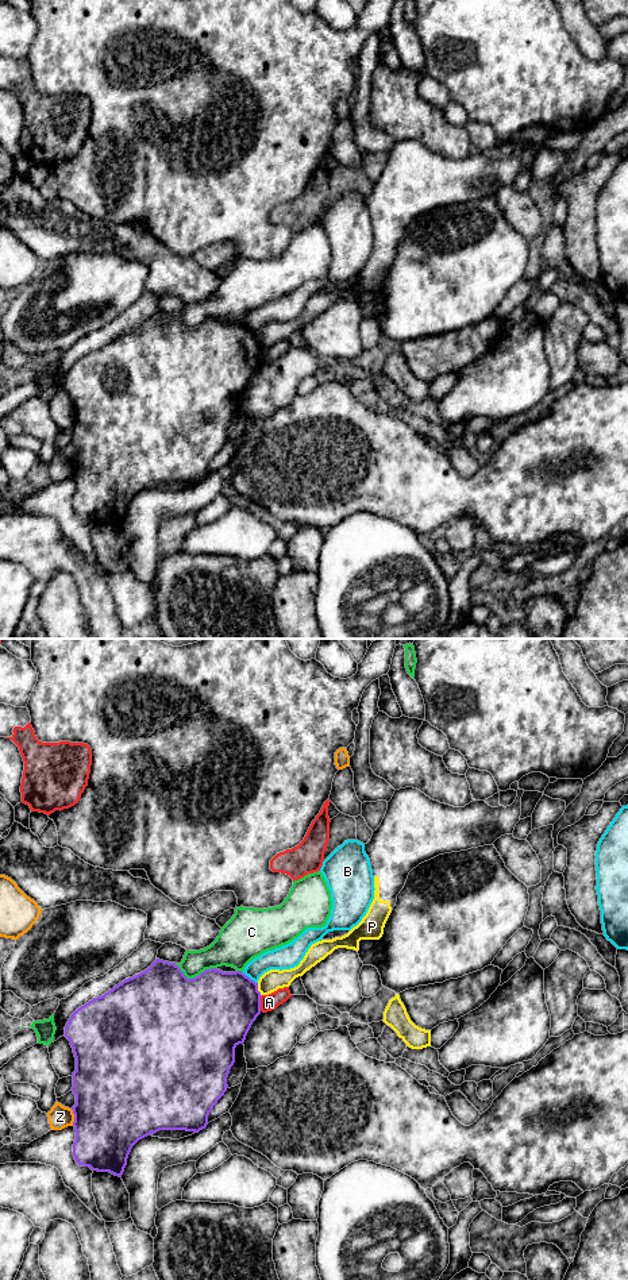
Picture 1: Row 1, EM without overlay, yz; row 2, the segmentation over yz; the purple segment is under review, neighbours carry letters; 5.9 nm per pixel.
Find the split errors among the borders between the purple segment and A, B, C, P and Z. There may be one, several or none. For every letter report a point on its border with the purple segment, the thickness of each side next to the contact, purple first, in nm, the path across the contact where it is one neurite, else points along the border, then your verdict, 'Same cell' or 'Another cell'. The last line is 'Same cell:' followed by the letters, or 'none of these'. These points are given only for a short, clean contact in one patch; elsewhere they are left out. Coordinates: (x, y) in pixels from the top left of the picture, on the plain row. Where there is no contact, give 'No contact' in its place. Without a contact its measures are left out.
A: Touches purple at yz (259, 355). Thickness 440 nm (purple) against 100 nm. Another cell
B: Touches purple at yz (249, 330). Thickness 440 nm (purple) against 140 nm. Another cell
C: Touches purple at yz (195, 330). Thickness 500 nm (purple) against 180 nm. Another cell
P: Touches purple at yz (257, 342). Thickness 440 nm (purple) against 120 nm. Another cell
Z: Touches purple at yz (74, 469). Thickness 480 nm (purple) against 140 nm. Another cell
Same cell: none of these

